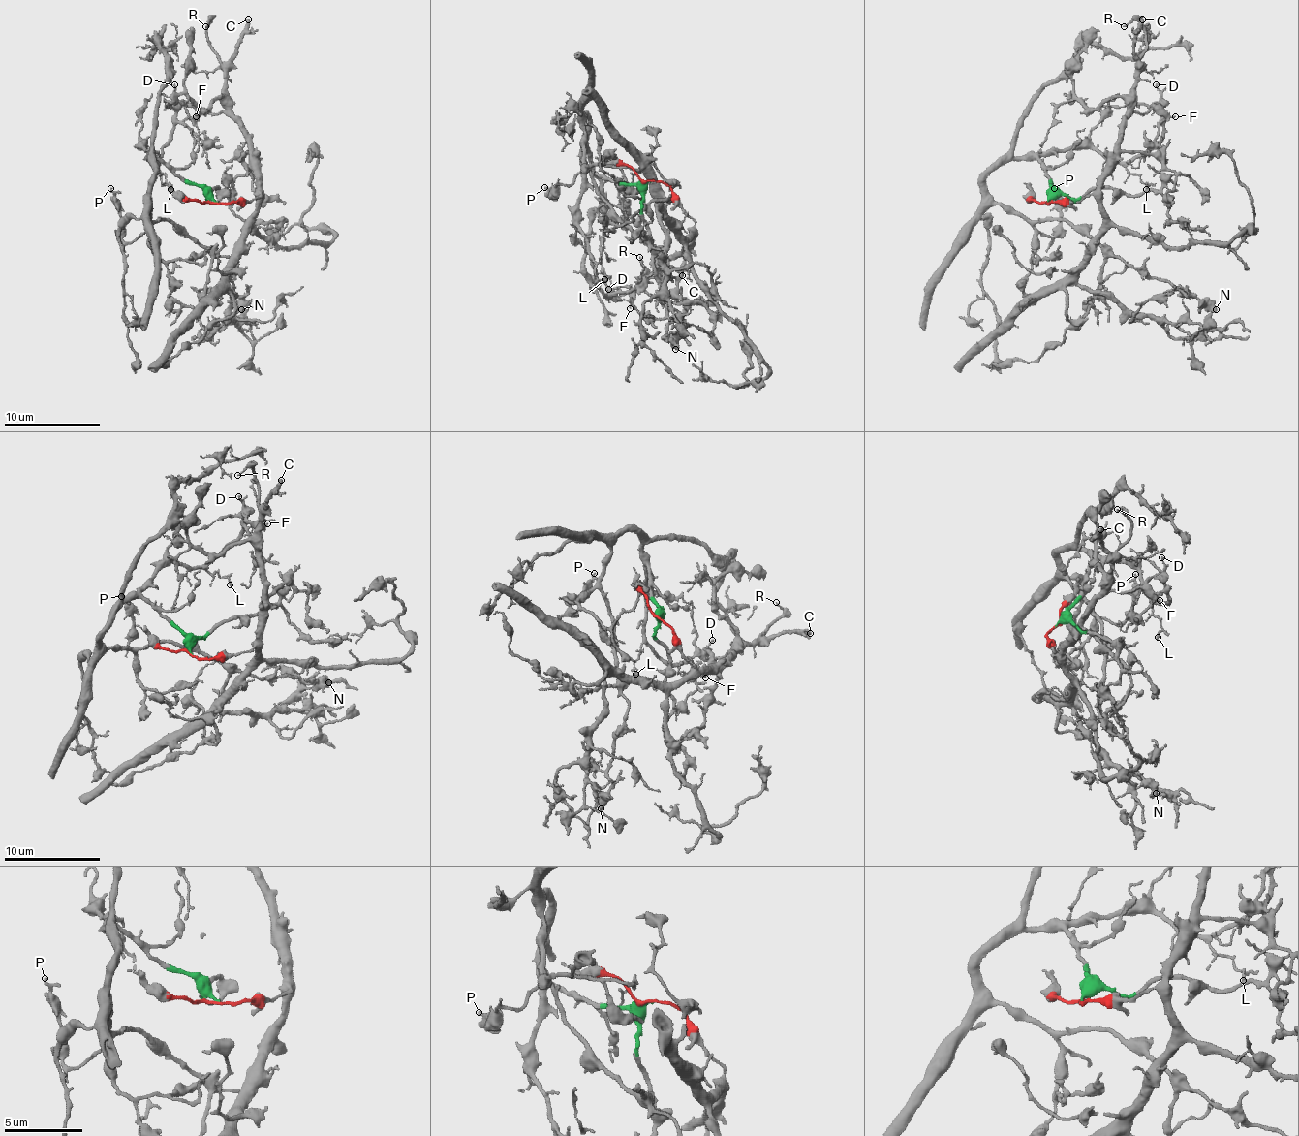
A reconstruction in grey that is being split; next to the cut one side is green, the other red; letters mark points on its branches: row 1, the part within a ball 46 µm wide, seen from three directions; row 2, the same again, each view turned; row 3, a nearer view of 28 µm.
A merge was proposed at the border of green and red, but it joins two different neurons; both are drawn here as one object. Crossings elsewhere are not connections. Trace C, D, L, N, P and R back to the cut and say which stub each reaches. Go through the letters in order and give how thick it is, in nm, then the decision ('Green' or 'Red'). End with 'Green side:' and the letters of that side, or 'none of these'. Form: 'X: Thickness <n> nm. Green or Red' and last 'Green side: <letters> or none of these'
C: Thickness 320 nm. Red
D: Thickness 110 nm. Green
L: Thickness 150 nm. Green
N: Thickness 550 nm. Green
P: Thickness 200 nm. Green
R: Thickness 110 nm. Red
Green side: D, L, N, P

